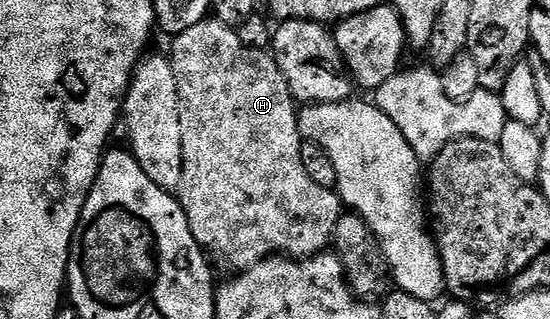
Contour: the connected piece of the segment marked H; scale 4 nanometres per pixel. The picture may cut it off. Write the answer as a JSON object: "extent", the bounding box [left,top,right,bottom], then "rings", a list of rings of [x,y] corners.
{"extent":[169,19,345,271],"rings":[[[208,19],[197,23],[197,27],[189,27],[189,31],[178,34],[174,38],[169,52],[169,60],[173,67],[173,75],[177,79],[177,95],[179,96],[179,122],[181,123],[181,151],[183,152],[183,174],[179,180],[177,200],[189,219],[189,231],[193,231],[193,239],[197,239],[204,251],[220,257],[235,271],[251,269],[257,263],[276,255],[286,255],[292,259],[315,257],[324,252],[332,244],[335,228],[343,218],[345,206],[339,199],[338,192],[320,187],[305,171],[305,163],[301,163],[301,147],[305,143],[299,133],[299,114],[297,102],[289,91],[289,83],[285,75],[281,75],[281,67],[277,67],[274,56],[268,50],[245,47],[241,43],[238,32],[225,23]]]}

